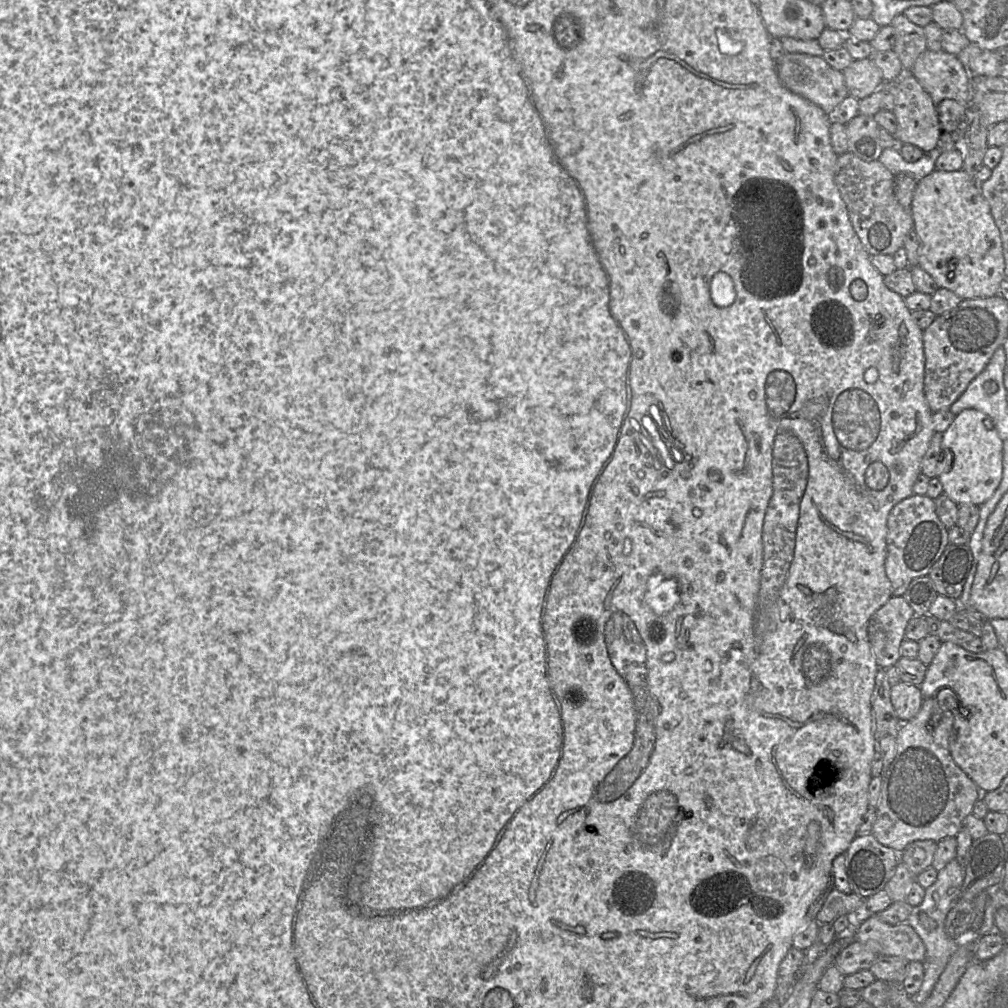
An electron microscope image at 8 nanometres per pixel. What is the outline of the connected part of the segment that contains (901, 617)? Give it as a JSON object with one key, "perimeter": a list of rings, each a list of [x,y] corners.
{"perimeter":[[[892,596],[868,621],[868,638],[880,668],[896,666],[905,630],[915,615],[903,596]]]}

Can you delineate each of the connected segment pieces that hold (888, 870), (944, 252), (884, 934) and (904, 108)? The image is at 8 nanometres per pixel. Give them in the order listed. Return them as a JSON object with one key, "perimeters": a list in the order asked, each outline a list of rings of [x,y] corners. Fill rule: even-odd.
{"perimeters":[[[[872,833],[857,835],[845,854],[852,891],[864,899],[886,887],[899,862],[899,853],[879,843]]],[[[934,170],[917,182],[911,204],[913,228],[920,239],[918,266],[933,278],[939,288],[952,291],[962,300],[998,295],[1004,278],[1005,260],[1000,231],[979,185],[964,170]]],[[[876,914],[862,915],[855,940],[866,944],[878,955],[900,956],[908,961],[925,960],[925,944],[907,922],[890,925]]],[[[904,74],[895,82],[885,82],[892,84],[889,91],[893,92],[895,106],[893,114],[898,121],[898,129],[893,135],[898,141],[898,144],[911,144],[920,148],[922,151],[927,152],[939,146],[939,139],[942,134],[937,109],[933,104],[931,96],[919,84],[917,79],[912,74]]]]}

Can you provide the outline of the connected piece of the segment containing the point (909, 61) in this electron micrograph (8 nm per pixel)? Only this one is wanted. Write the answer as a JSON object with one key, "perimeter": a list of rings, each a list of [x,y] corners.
{"perimeter":[[[905,15],[893,18],[891,26],[896,33],[893,51],[898,55],[905,70],[910,70],[916,59],[927,50],[924,27],[912,23]]]}

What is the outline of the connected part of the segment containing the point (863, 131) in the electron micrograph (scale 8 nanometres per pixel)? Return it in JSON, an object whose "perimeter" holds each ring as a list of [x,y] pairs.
{"perimeter":[[[859,114],[846,124],[848,151],[871,162],[878,160],[883,148],[878,138],[879,125],[873,116]]]}

